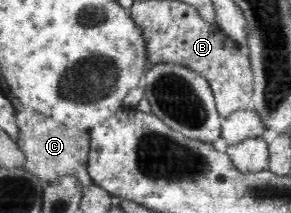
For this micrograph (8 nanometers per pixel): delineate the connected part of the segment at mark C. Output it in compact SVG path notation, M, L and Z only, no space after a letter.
M29 107L17 109L16 123L19 127L19 137L16 143L21 151L25 152L27 162L25 162L24 168L31 174L38 176L46 184L53 183L65 175L76 176L80 180L83 189L93 184L87 170L89 130L65 125Z

